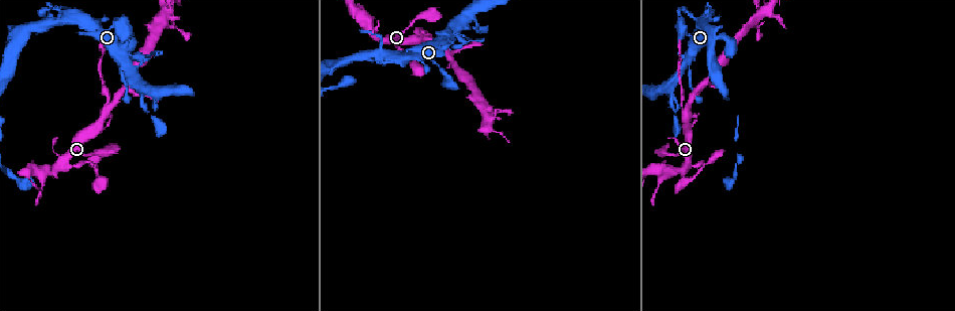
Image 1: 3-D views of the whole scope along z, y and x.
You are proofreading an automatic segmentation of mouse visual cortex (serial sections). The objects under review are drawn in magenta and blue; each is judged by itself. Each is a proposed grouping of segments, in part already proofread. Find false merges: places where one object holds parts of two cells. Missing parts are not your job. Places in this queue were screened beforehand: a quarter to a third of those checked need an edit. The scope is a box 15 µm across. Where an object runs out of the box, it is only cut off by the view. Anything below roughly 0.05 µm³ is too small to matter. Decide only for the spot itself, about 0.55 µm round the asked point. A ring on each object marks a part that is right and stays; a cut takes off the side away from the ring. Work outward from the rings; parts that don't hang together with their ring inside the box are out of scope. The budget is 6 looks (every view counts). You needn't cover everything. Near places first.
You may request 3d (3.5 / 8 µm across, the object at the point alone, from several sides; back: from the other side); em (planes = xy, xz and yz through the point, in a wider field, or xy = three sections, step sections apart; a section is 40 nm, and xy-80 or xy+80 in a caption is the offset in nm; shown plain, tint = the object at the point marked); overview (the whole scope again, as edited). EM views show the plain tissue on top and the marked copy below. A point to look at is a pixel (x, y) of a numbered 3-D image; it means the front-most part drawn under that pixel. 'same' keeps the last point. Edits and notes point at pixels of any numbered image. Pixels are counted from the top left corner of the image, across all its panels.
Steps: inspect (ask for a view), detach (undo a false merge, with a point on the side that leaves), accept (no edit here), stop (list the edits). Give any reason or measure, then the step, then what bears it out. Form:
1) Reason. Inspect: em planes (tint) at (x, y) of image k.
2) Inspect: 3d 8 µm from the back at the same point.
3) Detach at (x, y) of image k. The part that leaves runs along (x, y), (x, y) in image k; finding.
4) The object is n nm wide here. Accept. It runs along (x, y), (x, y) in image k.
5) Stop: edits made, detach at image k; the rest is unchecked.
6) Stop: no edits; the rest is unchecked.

Inspect: em xy step 3 (tint) at (687, 109) of image 1.

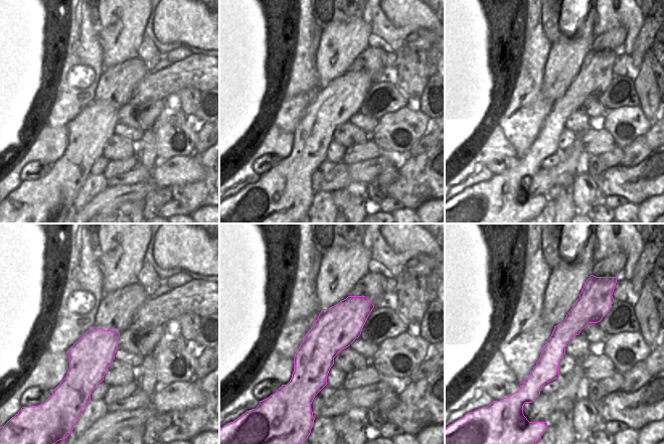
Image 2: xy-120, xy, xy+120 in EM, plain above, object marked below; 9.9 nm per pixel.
See where the arms go. Inspect: 3d 3.5 µm from the back at the same point.

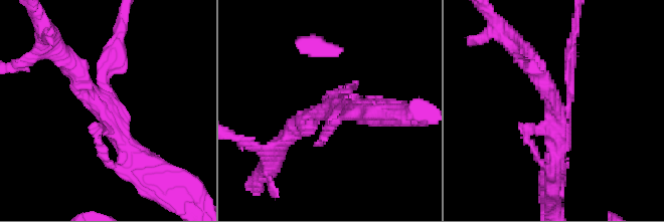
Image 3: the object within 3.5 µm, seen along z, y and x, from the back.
Accept. It runs along (585, 293), (585, 311), (535, 383) in image 2; one cell here.

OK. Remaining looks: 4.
Sharp bend. Inspect: 3d 8 µm at (703, 164) of image 1.

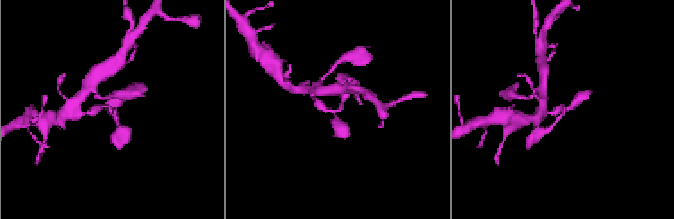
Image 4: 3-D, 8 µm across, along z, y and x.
Closer look. Inspect: 3d 3.5 µm at (331, 109) of image 4.

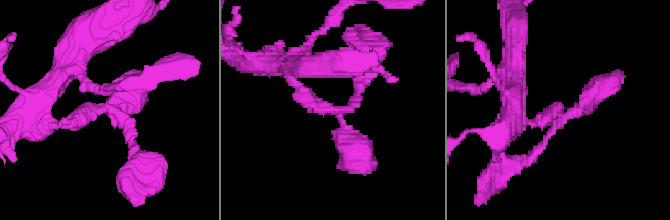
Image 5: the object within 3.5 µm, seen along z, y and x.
Shape alone is not enough. Inspect: em planes (tint) at (336, 111) of image 5.

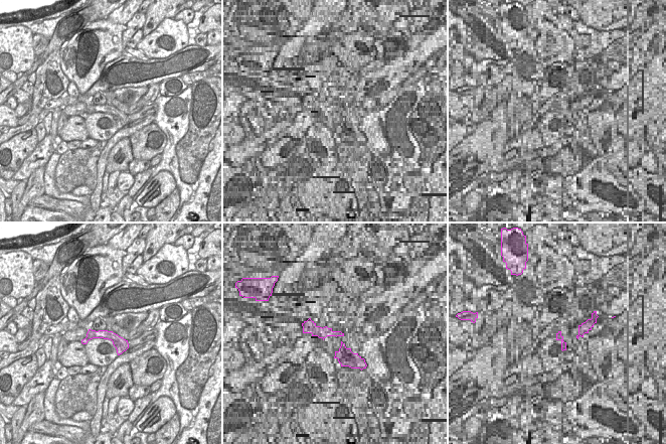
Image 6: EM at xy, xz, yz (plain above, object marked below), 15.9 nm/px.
The arms are 150, 200, 350 nm wide. Accept. All the same cell.

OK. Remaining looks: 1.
Stop: no edits; the rest is unchecked.

